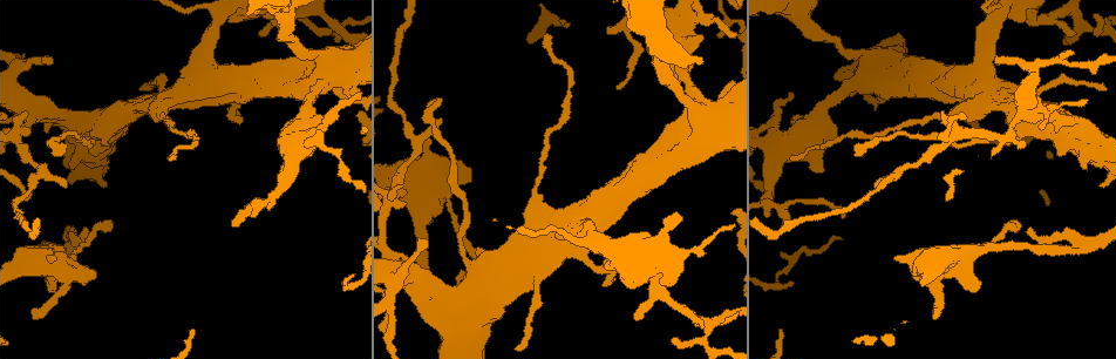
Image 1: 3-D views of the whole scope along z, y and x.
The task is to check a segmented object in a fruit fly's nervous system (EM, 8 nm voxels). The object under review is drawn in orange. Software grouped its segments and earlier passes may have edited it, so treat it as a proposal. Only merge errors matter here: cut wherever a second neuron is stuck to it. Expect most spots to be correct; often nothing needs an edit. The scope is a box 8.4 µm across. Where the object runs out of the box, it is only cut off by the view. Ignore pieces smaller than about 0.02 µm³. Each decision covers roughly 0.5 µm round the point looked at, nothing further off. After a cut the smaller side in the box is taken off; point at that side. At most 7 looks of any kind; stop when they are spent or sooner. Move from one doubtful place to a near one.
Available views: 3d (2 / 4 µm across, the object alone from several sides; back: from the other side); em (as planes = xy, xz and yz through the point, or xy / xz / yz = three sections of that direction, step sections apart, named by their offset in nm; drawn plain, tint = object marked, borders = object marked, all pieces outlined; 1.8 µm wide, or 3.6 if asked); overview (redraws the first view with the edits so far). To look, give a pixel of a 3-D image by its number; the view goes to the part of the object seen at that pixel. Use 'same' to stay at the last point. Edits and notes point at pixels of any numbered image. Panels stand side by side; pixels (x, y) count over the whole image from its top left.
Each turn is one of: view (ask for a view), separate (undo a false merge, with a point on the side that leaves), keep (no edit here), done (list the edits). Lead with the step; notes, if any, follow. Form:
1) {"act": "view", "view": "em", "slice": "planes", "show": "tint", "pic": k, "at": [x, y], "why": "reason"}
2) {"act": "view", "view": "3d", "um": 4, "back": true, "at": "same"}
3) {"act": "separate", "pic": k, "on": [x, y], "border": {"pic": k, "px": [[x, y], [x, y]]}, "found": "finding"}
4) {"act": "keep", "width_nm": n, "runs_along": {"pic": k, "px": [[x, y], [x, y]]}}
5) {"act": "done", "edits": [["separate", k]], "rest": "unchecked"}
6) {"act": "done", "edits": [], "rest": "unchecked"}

{"act": "view", "view": "3d", "um": 4, "pic": 1, "at": [235, 103]}

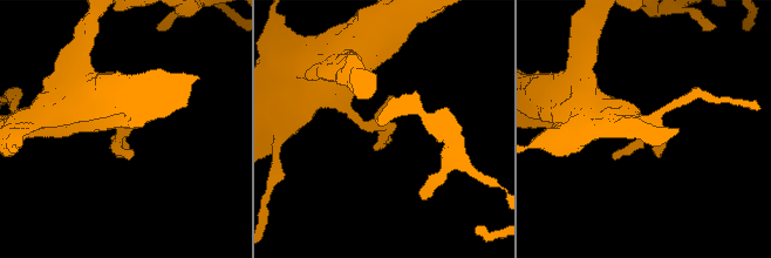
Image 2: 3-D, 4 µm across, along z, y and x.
{"act": "view", "view": "em", "slice": "planes", "show": "plain", "pic": 2, "at": [384, 125], "why": "shape alone is not enough"}

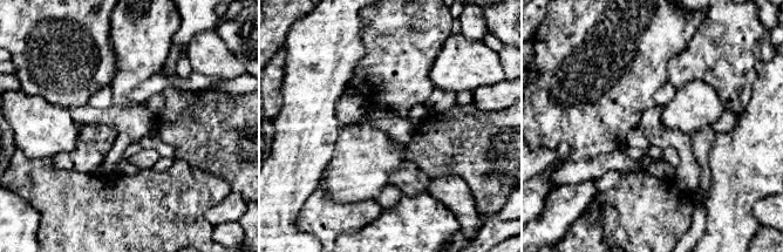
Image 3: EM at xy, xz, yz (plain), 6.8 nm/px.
{"act": "view", "view": "em", "slice": "planes", "show": "tint", "at": "same", "why": "where the object lies"}

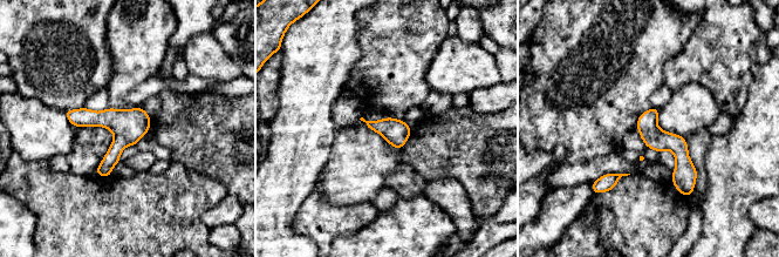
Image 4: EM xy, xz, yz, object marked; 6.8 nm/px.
{"act": "keep", "runs_along": {"pic": 4, "px": [[653, 110], [653, 127], [681, 154], [685, 189]]}, "found": "continuous, no second neuron"}

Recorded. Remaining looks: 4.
{"act": "view", "view": "em", "um": 3.6, "slice": "planes", "show": "tint", "pic": 1, "at": [650, 275], "why": "thick turns thin"}

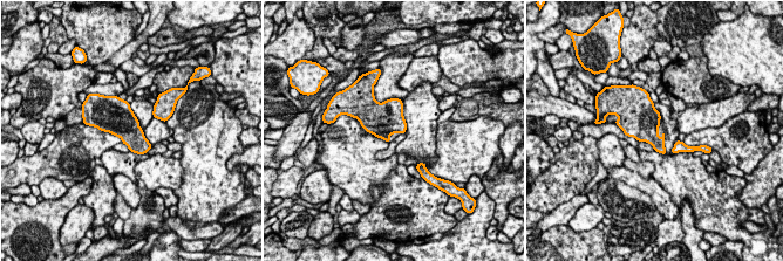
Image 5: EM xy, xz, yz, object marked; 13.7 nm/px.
{"act": "keep", "found": "continuous, no second neuron"}

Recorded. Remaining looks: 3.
{"act": "view", "view": "3d", "um": 4, "pic": 1, "at": [717, 115]}

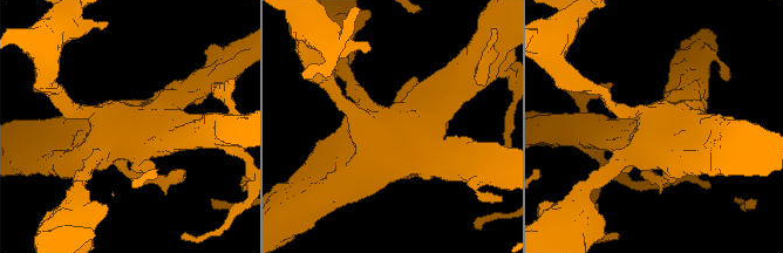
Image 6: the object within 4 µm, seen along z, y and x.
{"act": "view", "view": "em", "um": 3.6, "slice": "planes", "show": "tint", "pic": 6, "at": [392, 124], "why": "need the tissue"}

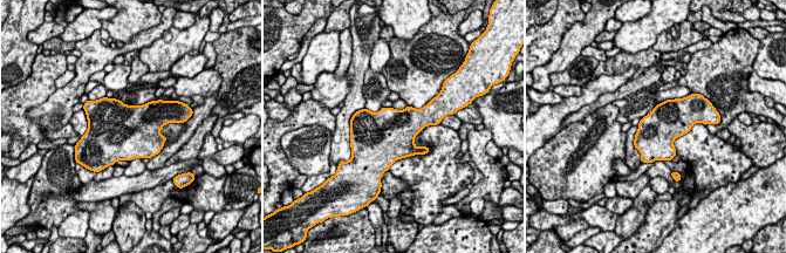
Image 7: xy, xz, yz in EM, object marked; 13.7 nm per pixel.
{"act": "keep", "found": "all the same neuron"}

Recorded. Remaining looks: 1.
{"act": "done", "edits": [], "rest": "unchecked"}

